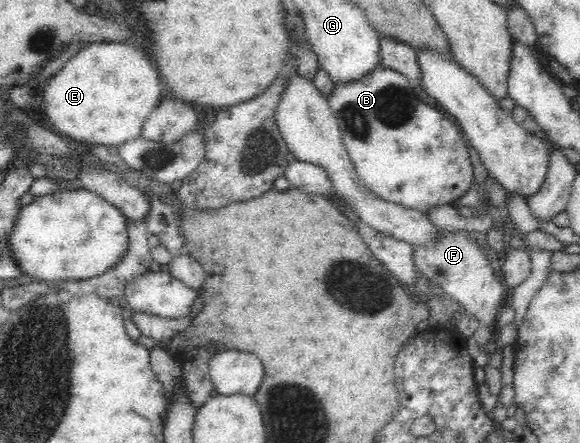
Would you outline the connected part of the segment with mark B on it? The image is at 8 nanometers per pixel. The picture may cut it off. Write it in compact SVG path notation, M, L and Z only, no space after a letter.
M374 67L366 77L360 77L354 83L335 83L328 101L354 168L358 170L358 178L383 201L426 213L438 205L457 203L469 188L474 171L469 147L461 139L461 129L439 110L422 104L414 91L414 84L406 75L388 67Z

